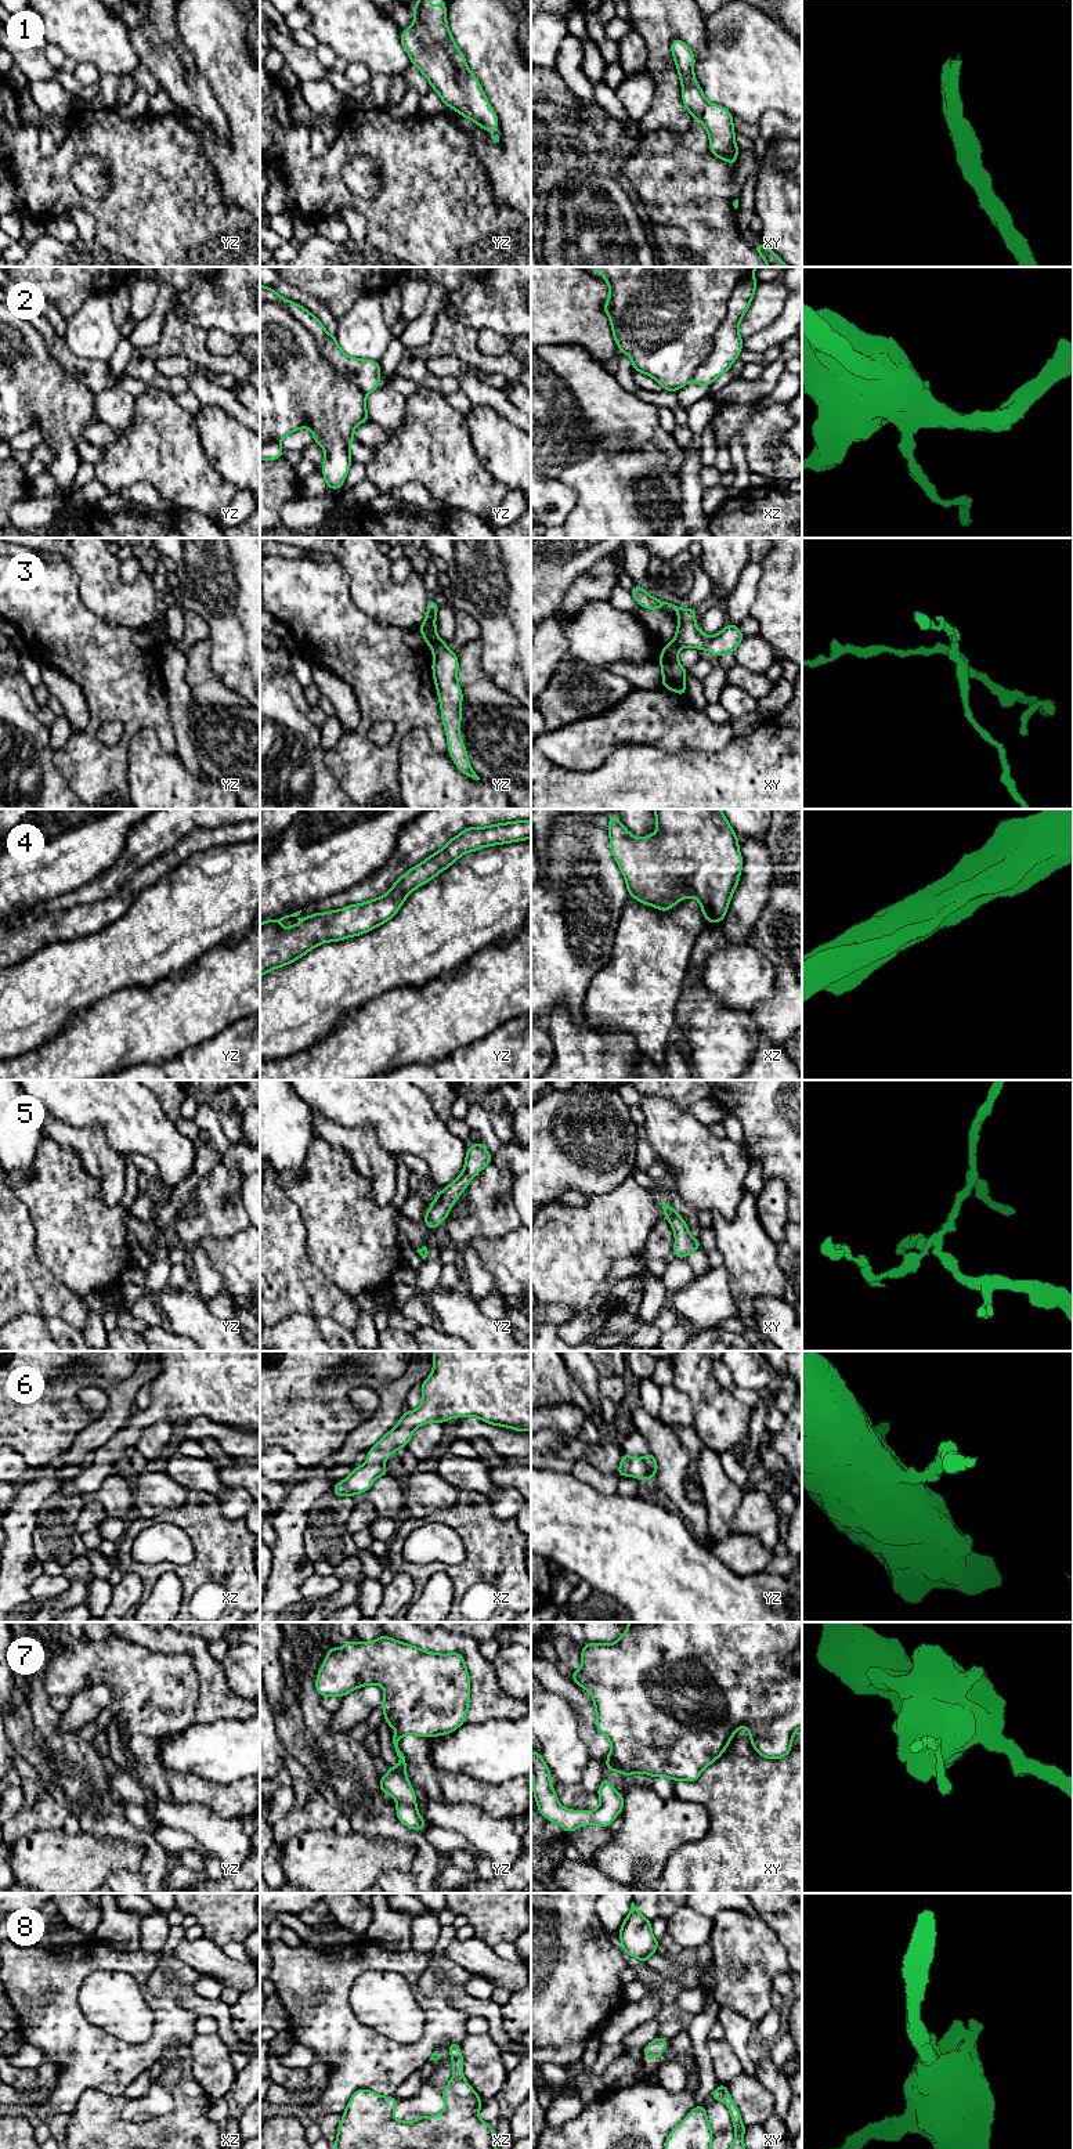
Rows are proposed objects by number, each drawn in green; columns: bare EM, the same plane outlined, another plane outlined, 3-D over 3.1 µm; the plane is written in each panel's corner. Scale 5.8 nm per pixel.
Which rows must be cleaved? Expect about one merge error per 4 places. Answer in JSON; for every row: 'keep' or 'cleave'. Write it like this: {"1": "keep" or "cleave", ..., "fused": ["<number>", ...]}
{"1": "keep", "2": "cleave", "3": "cleave", "4": "keep", "5": "keep", "6": "keep", "7": "keep", "8": "keep", "fused": ["2", "3"]}

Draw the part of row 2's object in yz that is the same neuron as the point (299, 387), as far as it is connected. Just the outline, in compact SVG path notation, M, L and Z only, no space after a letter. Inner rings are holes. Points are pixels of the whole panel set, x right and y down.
M260 301L260 445L279 443L288 434L308 427L314 443L325 451L321 469L326 487L340 490L353 462L348 448L355 441L354 429L371 420L365 405L366 394L329 364L319 351L312 333L296 321L286 307Z

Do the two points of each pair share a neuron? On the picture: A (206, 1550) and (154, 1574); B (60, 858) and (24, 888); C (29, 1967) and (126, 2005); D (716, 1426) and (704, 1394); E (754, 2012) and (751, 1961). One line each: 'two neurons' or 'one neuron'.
A: one neuron
B: one neuron
C: two neurons
D: one neuron
E: one neuron

